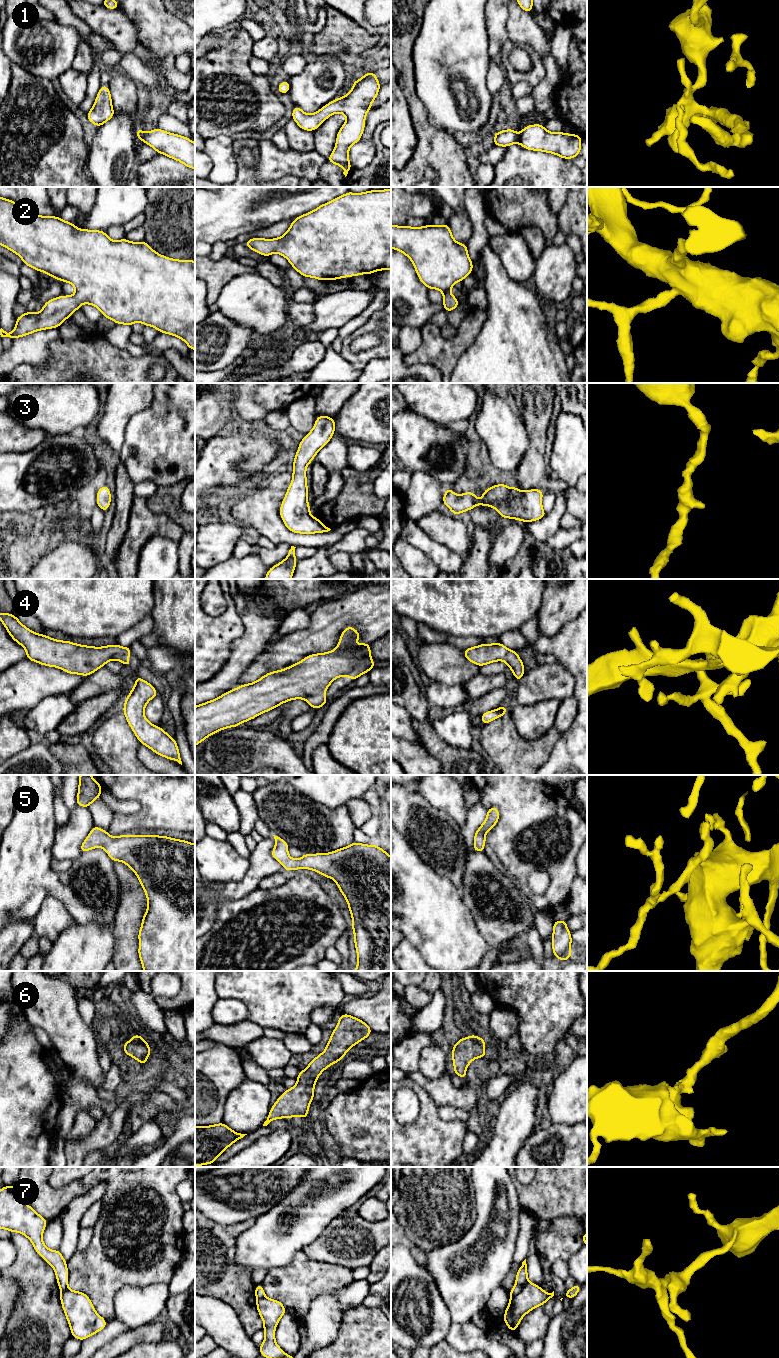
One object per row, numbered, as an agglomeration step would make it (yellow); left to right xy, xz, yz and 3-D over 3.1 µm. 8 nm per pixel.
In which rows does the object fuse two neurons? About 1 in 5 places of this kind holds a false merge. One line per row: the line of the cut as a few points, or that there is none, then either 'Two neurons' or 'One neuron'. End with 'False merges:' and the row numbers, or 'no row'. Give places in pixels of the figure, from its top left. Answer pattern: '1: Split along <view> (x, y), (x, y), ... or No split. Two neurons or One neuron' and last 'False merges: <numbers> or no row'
1: No split. One neuron
2: No split. One neuron
3: No split. One neuron
4: No split. One neuron
5: No split. One neuron
6: No split. One neuron
7: Split along yz (528, 1282), (511, 1298). Two neurons
False merges: 7

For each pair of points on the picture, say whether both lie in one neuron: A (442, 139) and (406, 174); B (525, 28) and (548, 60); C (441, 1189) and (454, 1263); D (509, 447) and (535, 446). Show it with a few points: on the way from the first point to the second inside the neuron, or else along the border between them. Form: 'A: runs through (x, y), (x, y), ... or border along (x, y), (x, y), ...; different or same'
A: runs through (433, 148), (415, 166); same
B: border along (549, 51), (542, 58); different
C: border along (470, 1229), (459, 1239), (428, 1251); different
D: border along (524, 423), (528, 438), (528, 448), (517, 467); different

